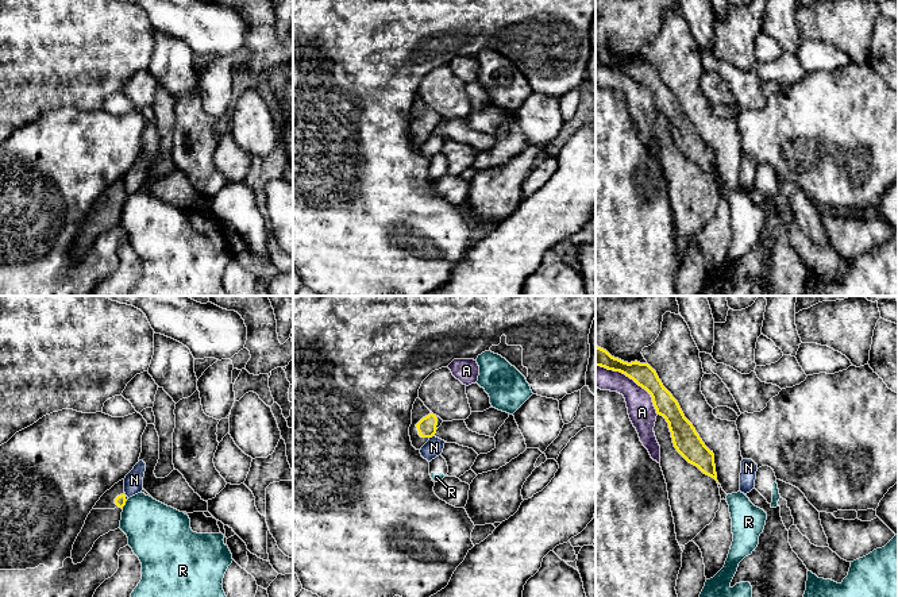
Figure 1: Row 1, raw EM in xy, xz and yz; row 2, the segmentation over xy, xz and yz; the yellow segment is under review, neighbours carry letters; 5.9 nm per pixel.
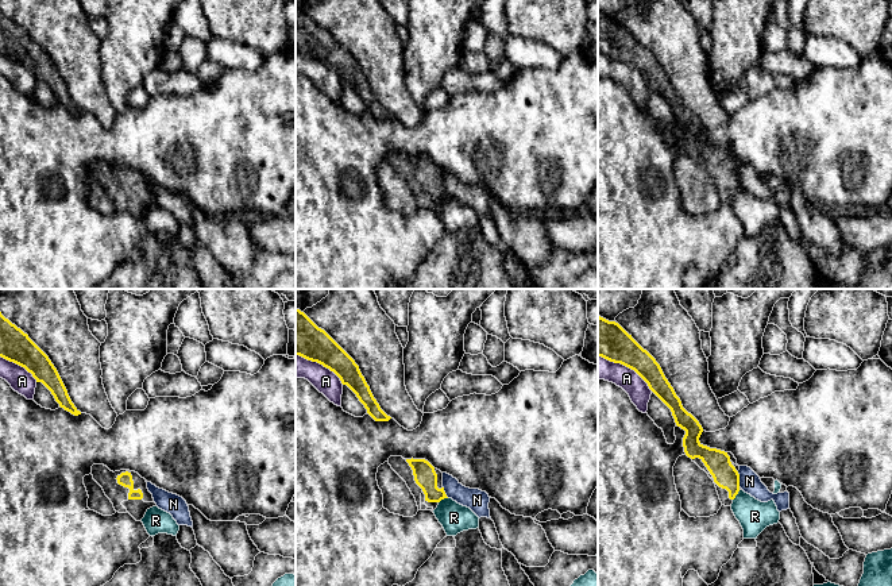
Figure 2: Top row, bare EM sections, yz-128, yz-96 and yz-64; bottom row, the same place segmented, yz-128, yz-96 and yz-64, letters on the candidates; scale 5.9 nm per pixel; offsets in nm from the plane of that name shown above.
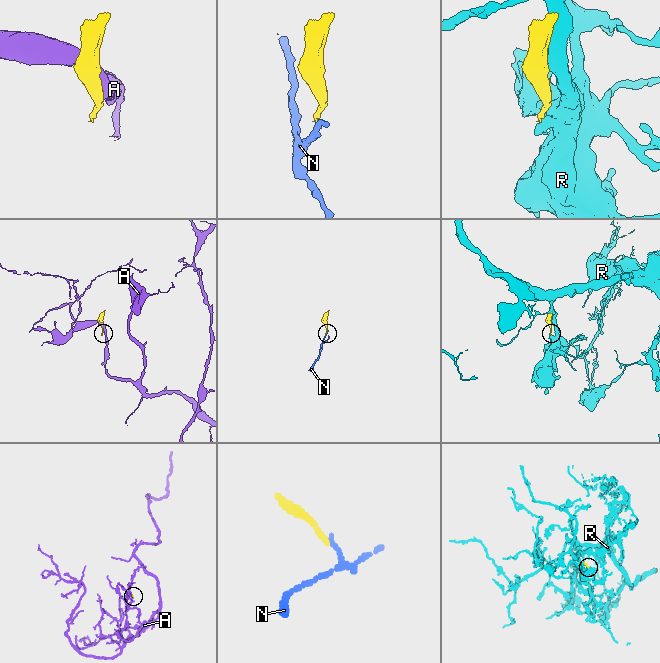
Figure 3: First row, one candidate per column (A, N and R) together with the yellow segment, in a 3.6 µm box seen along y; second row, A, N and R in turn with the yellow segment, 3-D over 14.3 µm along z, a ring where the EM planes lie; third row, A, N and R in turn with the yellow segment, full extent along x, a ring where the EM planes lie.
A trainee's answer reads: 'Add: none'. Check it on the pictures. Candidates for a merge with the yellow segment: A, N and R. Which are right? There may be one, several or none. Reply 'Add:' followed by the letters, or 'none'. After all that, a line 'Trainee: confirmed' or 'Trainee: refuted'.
Add: none
Trainee: confirmed

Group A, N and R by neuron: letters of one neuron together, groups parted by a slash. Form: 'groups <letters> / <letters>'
groups A / N / R

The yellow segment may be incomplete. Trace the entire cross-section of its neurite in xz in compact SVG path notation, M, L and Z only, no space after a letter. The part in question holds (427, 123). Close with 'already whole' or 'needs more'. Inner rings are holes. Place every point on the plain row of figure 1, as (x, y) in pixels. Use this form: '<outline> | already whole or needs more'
M417 95L412 107L412 122L409 134L416 147L421 145L436 131L438 115Z | needs more

